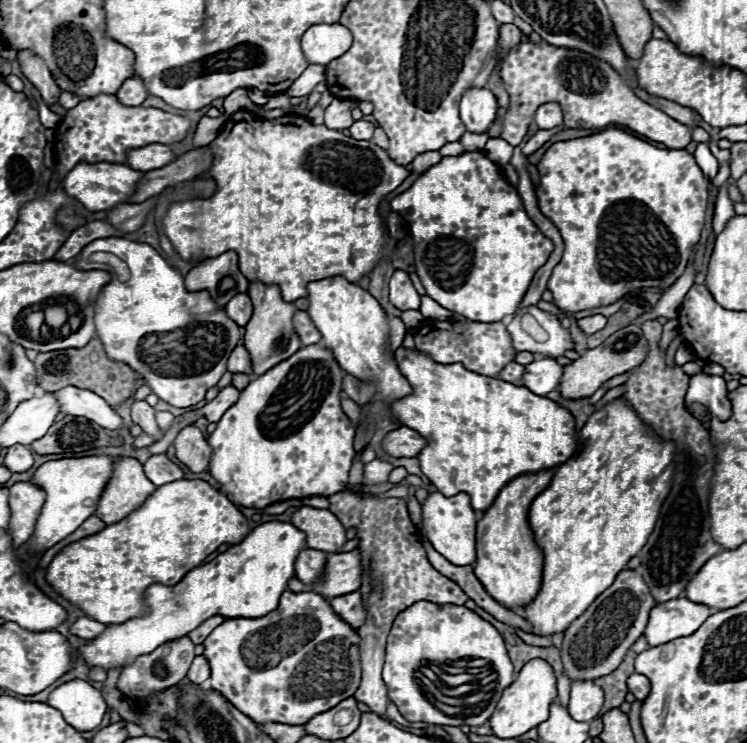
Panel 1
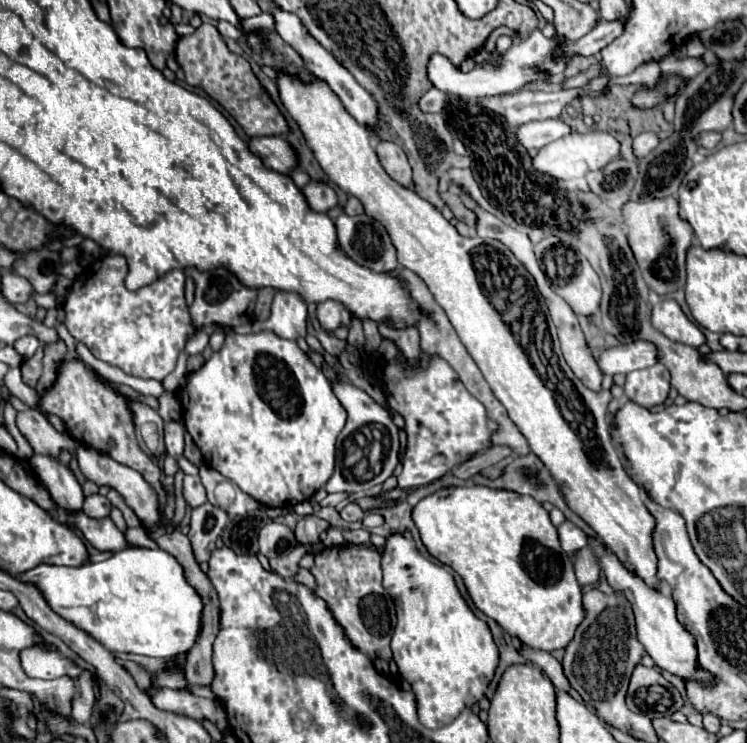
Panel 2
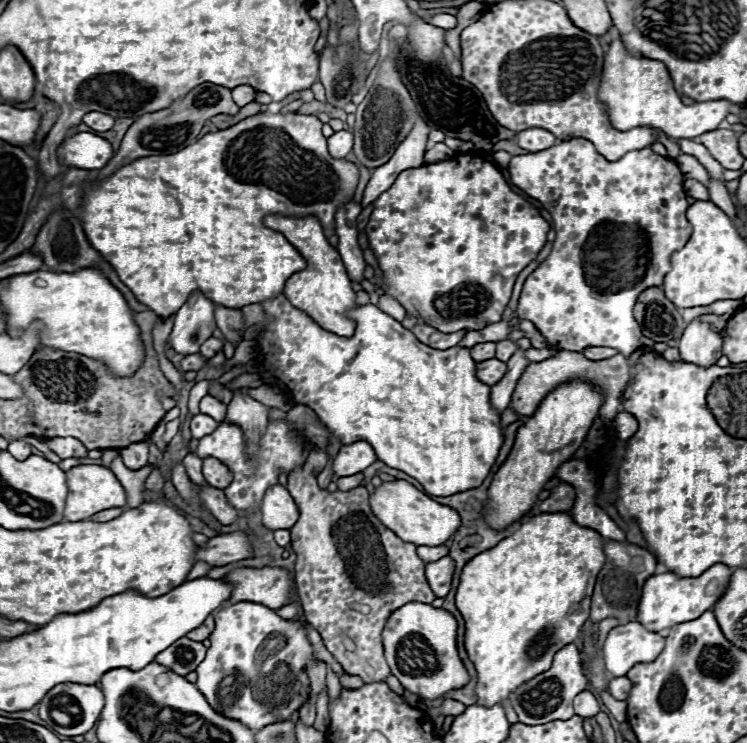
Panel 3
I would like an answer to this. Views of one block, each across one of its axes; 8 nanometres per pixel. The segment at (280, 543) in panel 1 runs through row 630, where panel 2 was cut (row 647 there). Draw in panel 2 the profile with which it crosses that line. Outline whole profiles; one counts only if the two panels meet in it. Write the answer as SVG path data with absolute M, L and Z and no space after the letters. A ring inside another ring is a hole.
M126 548L116 552L104 562L82 564L78 568L70 566L52 566L38 564L32 570L26 570L18 576L24 584L32 584L40 590L46 604L64 620L70 620L76 628L90 632L108 652L122 654L144 654L156 658L172 658L176 654L186 654L200 630L202 616L202 598L186 582L182 566L174 556L164 550L146 550L146 548Z

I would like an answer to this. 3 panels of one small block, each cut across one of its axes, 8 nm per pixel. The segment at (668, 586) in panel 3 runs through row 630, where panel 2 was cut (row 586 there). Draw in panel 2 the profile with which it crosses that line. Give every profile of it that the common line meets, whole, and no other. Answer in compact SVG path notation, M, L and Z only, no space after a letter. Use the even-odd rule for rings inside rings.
M278 68L276 86L284 108L300 126L306 144L314 152L316 160L320 162L328 178L334 184L338 184L344 192L356 196L364 204L368 216L384 224L398 250L398 262L408 270L416 272L426 282L434 300L444 308L464 348L474 358L480 372L484 374L490 390L504 404L510 420L526 436L530 450L544 462L550 474L560 482L560 490L568 506L608 544L608 548L624 562L626 568L630 568L640 578L644 578L648 586L660 588L660 578L656 576L656 554L650 538L654 528L654 516L644 508L640 498L640 488L628 476L612 444L610 426L606 422L606 406L612 398L610 394L612 378L610 376L604 378L602 392L590 392L590 388L586 388L574 376L574 372L570 370L570 366L562 356L556 328L550 320L546 302L538 292L536 282L528 274L528 270L516 260L516 256L502 242L490 238L478 238L478 236L474 238L460 236L456 228L430 202L422 200L414 190L394 182L384 172L370 144L370 132L346 112L340 98L332 92L332 88L324 80L314 78L312 82L302 82L296 72L282 72Z

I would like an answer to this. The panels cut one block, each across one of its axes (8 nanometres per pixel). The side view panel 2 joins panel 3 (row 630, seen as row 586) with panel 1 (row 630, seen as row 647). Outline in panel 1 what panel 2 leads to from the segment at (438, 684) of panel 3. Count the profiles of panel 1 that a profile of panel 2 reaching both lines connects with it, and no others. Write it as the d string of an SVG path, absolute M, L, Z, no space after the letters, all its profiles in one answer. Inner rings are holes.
M414 602L410 608L400 612L394 620L394 626L388 636L388 646L386 646L386 662L384 662L384 672L382 678L388 686L388 696L390 700L398 706L400 714L410 720L410 722L424 722L424 724L440 724L440 726L482 726L488 722L492 716L504 688L512 684L512 662L508 658L508 652L504 648L504 640L498 634L498 630L482 620L478 614L464 606L456 604L434 604L434 602ZM462 658L482 658L486 660L494 672L498 674L496 680L496 690L486 706L486 710L478 716L468 716L468 718L456 718L440 712L434 704L428 702L428 698L422 694L422 682L428 678L420 674L422 662L432 662L432 664L446 664L448 660L462 660Z

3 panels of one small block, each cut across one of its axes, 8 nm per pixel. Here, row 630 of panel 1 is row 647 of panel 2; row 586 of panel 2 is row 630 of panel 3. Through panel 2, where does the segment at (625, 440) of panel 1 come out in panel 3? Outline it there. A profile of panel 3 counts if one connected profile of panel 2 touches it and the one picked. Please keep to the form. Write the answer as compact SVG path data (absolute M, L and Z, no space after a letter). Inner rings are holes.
M544 512L544 514L538 514L538 516L532 516L526 524L522 524L522 528L518 532L514 532L512 536L504 538L498 546L494 546L492 550L486 550L478 556L474 556L462 570L462 576L460 576L460 586L458 586L458 592L456 592L456 606L458 610L462 612L464 616L464 622L466 622L466 636L464 636L464 646L466 646L466 652L470 656L470 660L474 662L476 666L476 672L478 672L478 684L476 684L476 694L478 694L478 704L482 706L494 706L498 702L504 702L508 698L508 692L514 692L520 684L524 684L526 680L546 672L552 664L552 656L564 648L566 644L572 644L578 634L580 634L580 628L582 624L588 620L590 616L590 598L592 598L592 592L594 592L594 584L596 584L596 578L598 578L598 572L602 570L602 564L606 564L606 554L604 554L604 544L606 540L592 528L586 528L586 526L580 526L574 522L572 514L568 512Z

